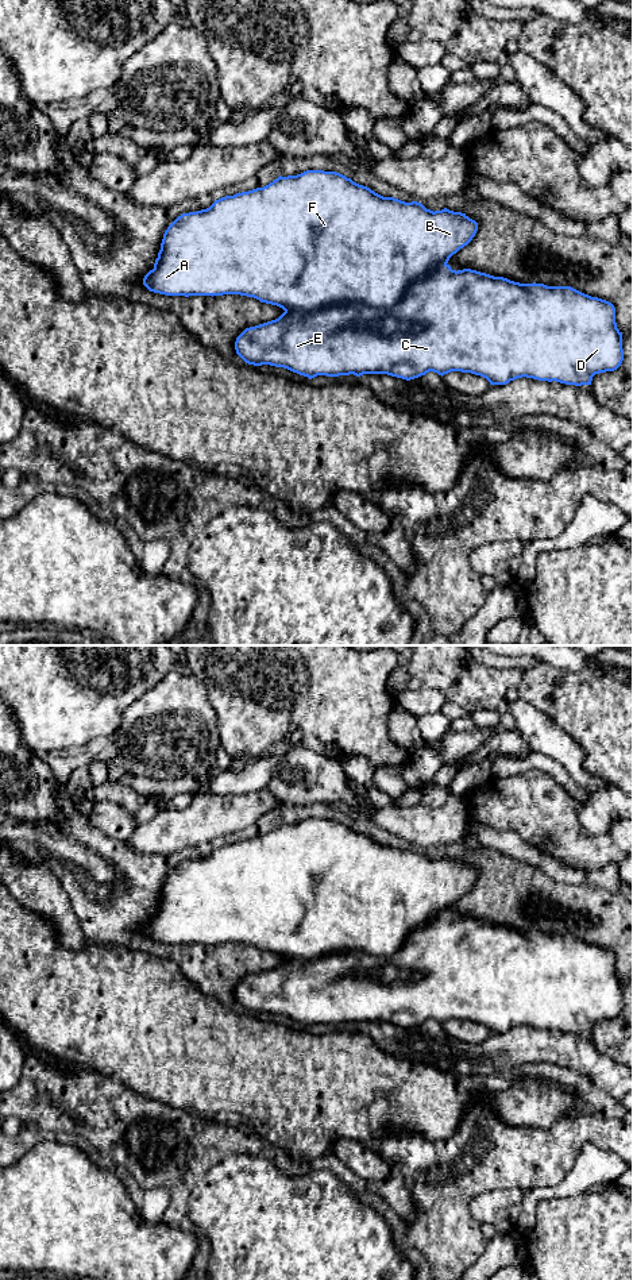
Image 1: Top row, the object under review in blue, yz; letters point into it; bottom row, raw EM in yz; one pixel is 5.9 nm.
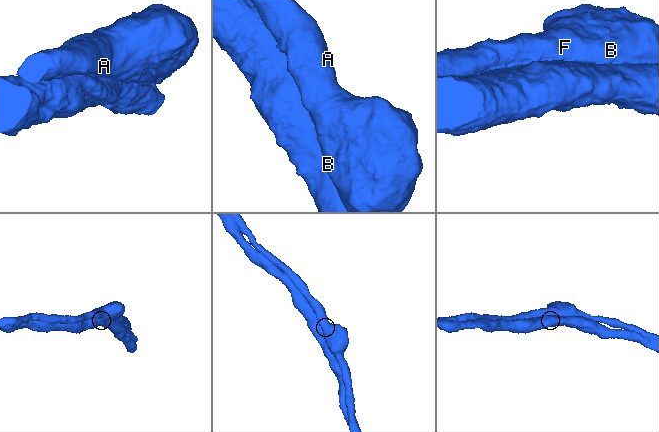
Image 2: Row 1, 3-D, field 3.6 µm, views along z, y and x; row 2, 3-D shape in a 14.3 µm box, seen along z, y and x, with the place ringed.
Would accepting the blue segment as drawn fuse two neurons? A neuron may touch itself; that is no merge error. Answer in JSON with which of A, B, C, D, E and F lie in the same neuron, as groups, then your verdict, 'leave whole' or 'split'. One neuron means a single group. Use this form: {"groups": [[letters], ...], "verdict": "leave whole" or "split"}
{"groups": [["A", "B", "C", "D", "E", "F"]], "verdict": "leave whole"}

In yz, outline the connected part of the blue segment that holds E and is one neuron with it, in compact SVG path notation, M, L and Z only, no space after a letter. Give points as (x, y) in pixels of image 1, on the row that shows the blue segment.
M306 170L297 176L287 176L287 177L279 176L277 180L274 180L273 182L270 182L269 185L266 185L263 188L256 188L256 189L252 189L248 192L236 193L233 196L225 196L225 197L216 200L207 209L182 213L181 216L178 216L165 231L163 239L161 243L161 250L158 252L158 258L155 259L155 263L154 263L154 269L150 270L144 275L143 285L150 292L166 294L166 296L185 296L185 297L212 296L213 297L213 296L223 296L223 294L240 294L240 296L254 297L254 298L259 300L260 302L266 302L266 304L271 304L271 305L277 305L277 306L282 308L285 312L278 319L255 325L255 327L246 328L236 338L236 342L235 342L236 354L248 365L254 365L254 366L270 365L270 366L275 366L275 367L283 367L283 369L287 369L300 375L308 377L309 379L312 379L317 375L339 377L339 375L354 374L356 377L360 377L363 374L387 374L391 377L410 381L410 379L418 378L421 375L425 375L429 371L437 373L441 377L451 371L462 371L462 373L471 373L475 375L480 375L480 377L486 378L490 382L490 385L506 385L510 381L526 377L526 378L533 378L533 379L539 379L539 381L548 381L548 382L556 381L556 382L566 383L566 385L582 386L582 385L591 385L593 377L595 374L614 371L621 366L621 363L624 361L622 332L617 328L615 308L611 302L598 298L598 297L591 297L571 286L547 286L544 284L536 284L536 282L520 284L520 282L514 282L514 281L510 281L503 277L494 277L494 275L480 273L476 270L471 270L471 269L463 269L463 270L458 270L458 271L452 270L451 266L448 265L449 258L453 254L456 254L460 248L467 246L475 236L476 231L478 231L478 223L475 220L470 219L466 213L453 212L447 208L433 212L431 209L426 209L421 203L417 203L417 201L405 203L405 201L401 201L394 197L383 197L383 196L375 193L374 190L371 190L370 188L359 185L359 184L354 182L351 178L347 178L346 176L336 173L336 171Z

